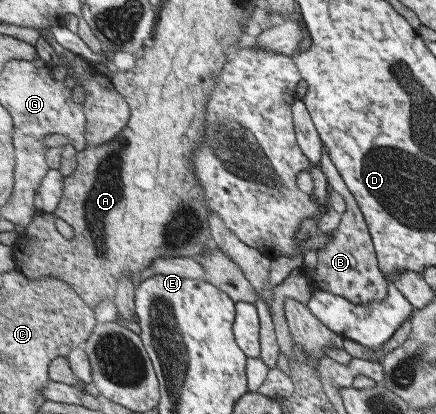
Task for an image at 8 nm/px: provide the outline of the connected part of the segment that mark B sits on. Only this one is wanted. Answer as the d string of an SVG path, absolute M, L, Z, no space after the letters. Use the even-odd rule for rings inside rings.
M323 149L323 158L318 167L327 175L329 189L336 191L344 199L346 210L341 213L341 218L336 230L328 233L329 242L325 247L318 249L319 265L316 269L305 269L306 275L313 283L313 289L324 290L334 295L343 297L350 303L370 303L382 301L387 297L388 283L380 271L374 245L371 242L367 224L359 210L354 196L347 190L343 179L339 176L335 164L328 157L328 150Z

